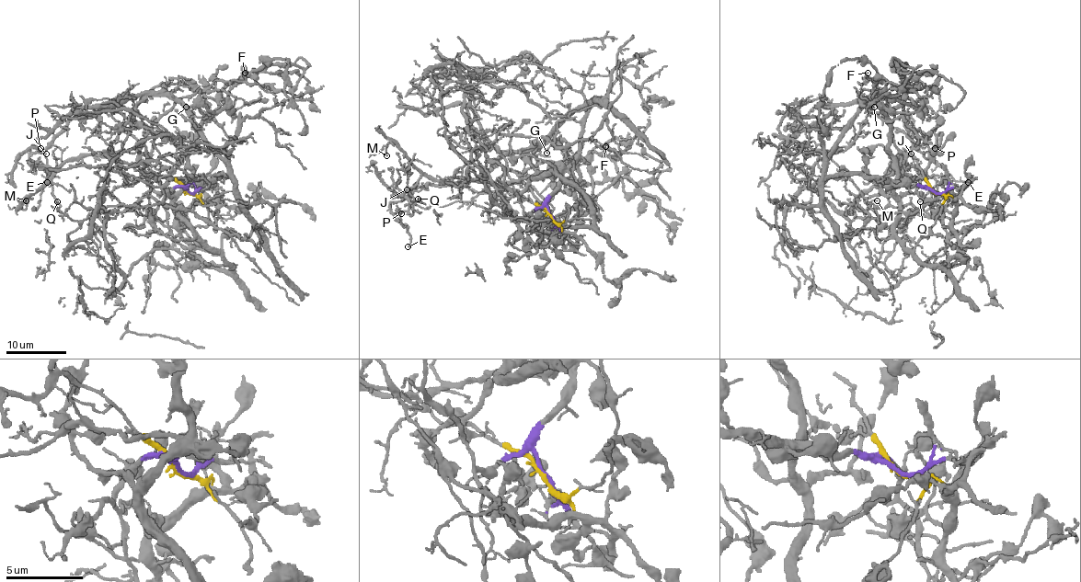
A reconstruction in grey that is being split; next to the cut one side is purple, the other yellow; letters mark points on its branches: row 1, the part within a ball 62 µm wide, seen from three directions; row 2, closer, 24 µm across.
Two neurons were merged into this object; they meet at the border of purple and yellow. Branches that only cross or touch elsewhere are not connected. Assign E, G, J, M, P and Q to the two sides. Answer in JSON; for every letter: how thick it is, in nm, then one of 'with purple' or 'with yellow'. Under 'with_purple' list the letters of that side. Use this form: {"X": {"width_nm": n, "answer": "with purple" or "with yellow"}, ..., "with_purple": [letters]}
{"E": {"width_nm": 200, "answer": "with purple"}, "G": {"width_nm": 160, "answer": "with purple"}, "J": {"width_nm": 110, "answer": "with yellow"}, "M": {"width_nm": 110, "answer": "with yellow"}, "P": {"width_nm": 120, "answer": "with purple"}, "Q": {"width_nm": 140, "answer": "with yellow"}, "with_purple": ["E", "G", "P"]}

